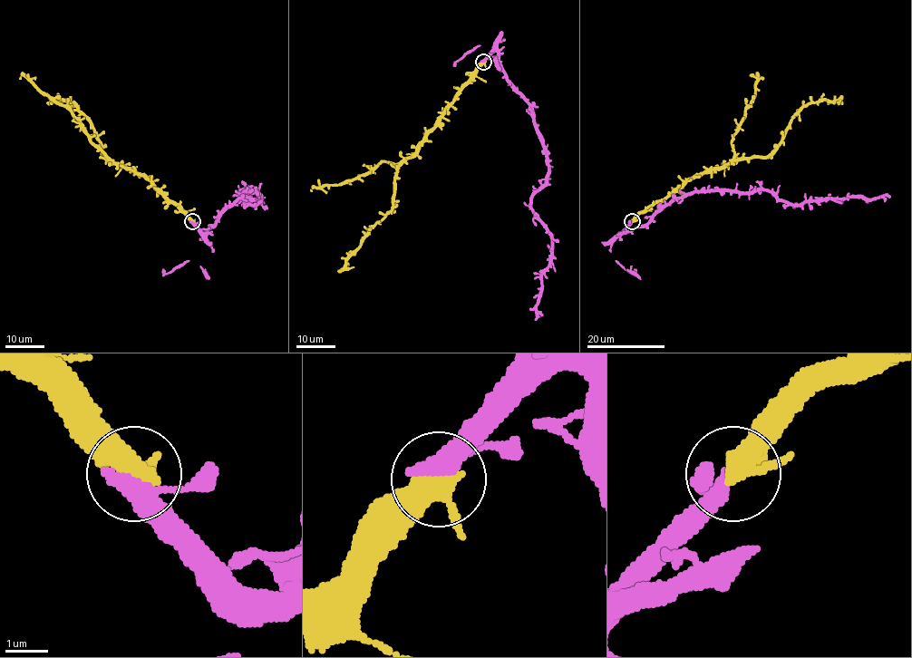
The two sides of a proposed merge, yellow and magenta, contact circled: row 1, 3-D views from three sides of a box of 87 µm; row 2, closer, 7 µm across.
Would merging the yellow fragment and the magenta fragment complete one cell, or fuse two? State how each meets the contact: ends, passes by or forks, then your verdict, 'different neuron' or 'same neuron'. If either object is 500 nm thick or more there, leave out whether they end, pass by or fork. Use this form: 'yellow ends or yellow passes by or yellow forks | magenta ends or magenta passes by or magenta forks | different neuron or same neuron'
same neuron

